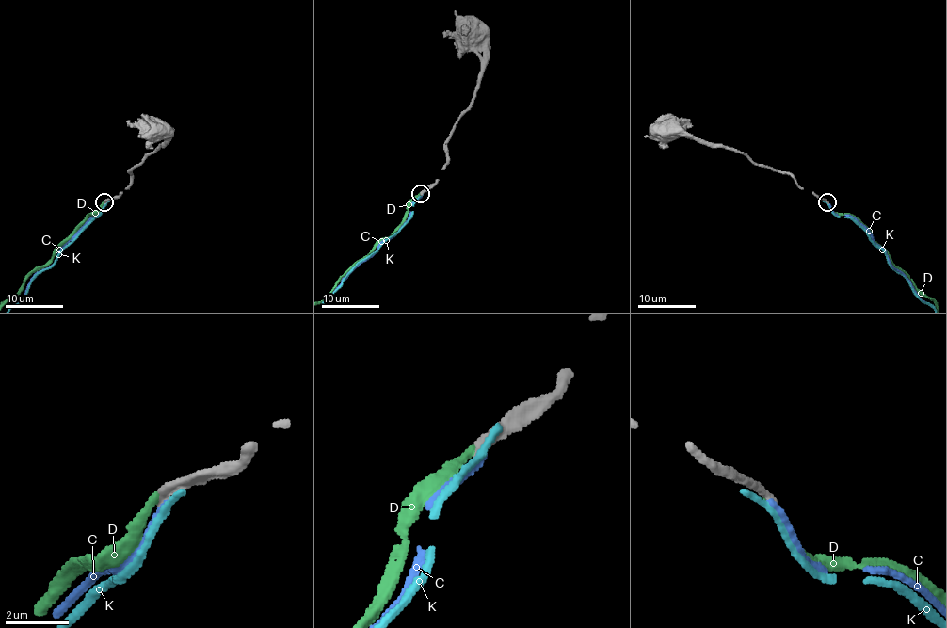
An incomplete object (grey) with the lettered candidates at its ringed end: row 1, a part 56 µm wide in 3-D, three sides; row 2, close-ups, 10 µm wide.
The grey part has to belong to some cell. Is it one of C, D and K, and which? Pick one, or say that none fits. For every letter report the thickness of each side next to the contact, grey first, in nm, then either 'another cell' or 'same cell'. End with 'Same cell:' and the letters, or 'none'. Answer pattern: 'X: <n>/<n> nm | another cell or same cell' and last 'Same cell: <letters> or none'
C: 320/240 nm | another cell
D: 320/220 nm | same cell
K: 400/260 nm | another cell
Same cell: D

